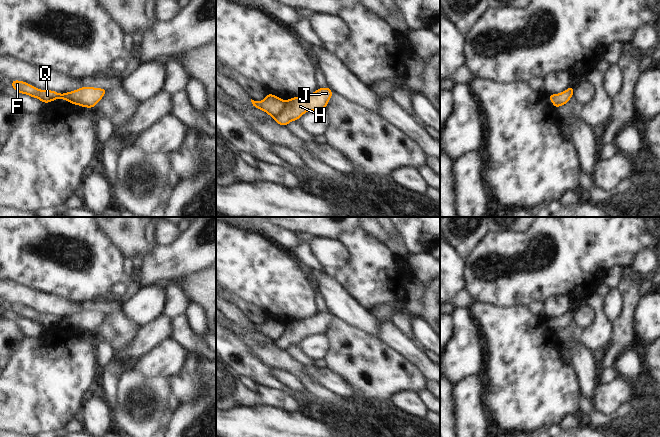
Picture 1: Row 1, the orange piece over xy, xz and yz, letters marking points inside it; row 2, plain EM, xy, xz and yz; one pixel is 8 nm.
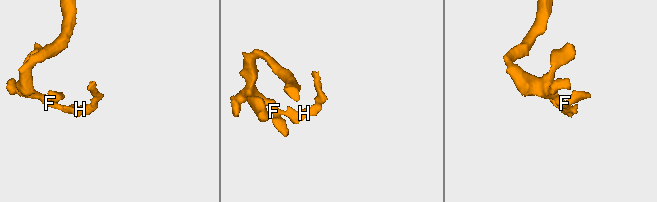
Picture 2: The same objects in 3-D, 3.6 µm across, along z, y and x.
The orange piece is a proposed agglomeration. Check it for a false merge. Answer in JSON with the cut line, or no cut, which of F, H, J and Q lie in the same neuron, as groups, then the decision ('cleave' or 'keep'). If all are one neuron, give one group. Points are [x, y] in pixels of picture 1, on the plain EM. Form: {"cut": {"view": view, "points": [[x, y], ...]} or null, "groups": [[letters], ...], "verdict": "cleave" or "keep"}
{"cut": {"view": "xz", "points": [[285, 325], [284, 332], [273, 342]]}, "groups": [["F", "Q"], ["H", "J"]], "verdict": "cleave"}

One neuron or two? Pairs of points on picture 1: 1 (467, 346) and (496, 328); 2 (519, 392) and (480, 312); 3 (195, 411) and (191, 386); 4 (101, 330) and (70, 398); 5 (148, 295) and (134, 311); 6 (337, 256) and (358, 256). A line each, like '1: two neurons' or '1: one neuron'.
1: two neurons
2: one neuron
3: two neurons
4: two neurons
5: one neuron
6: two neurons

